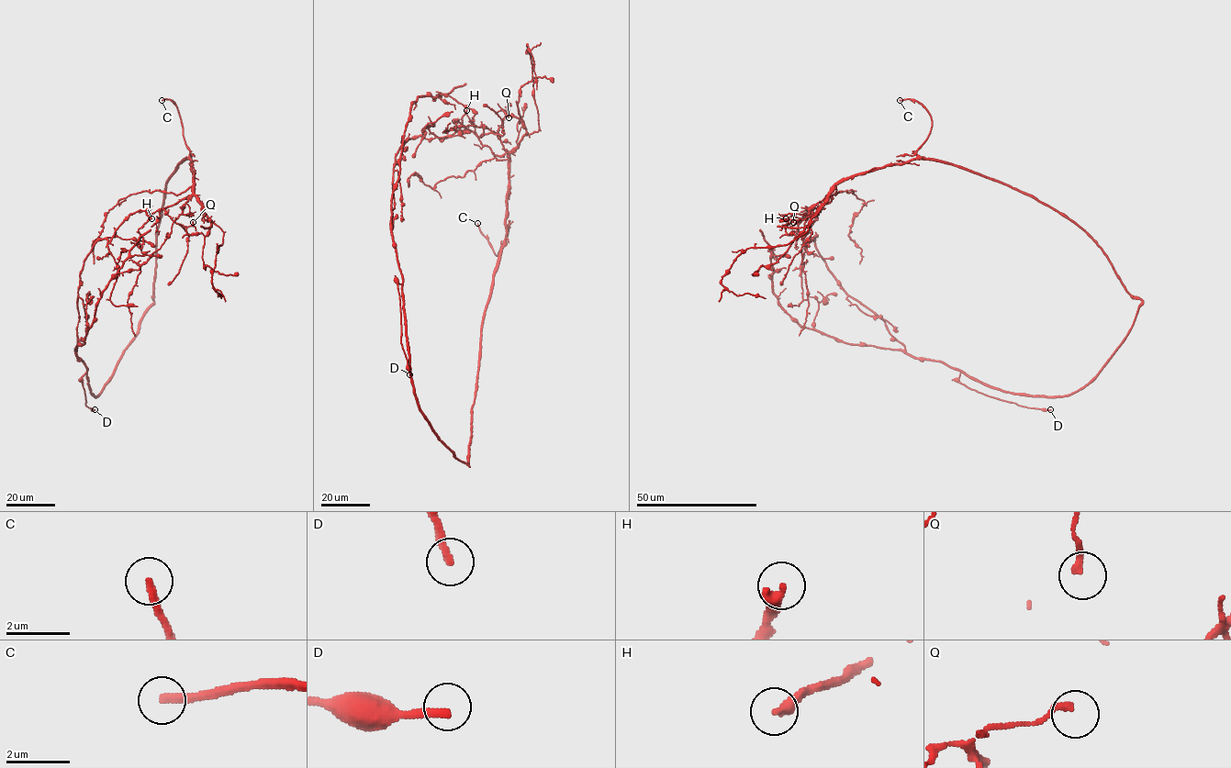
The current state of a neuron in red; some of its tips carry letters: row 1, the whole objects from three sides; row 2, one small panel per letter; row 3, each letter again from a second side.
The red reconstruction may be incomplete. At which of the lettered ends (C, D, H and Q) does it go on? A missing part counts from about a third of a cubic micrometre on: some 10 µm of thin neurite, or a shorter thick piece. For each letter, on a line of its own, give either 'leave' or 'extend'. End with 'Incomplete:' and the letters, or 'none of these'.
C: extend
D: leave
H: leave
Q: leave
Incomplete: C

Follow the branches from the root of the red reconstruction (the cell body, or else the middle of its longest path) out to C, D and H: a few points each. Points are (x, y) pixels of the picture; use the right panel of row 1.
C: (1133, 296), (1102, 249), (1064, 216), (1010, 186), (920, 157), (931, 116), (914, 100), (900, 100)
D: (1133, 296), (1141, 305), (1130, 331), (1076, 391), (1030, 395), (958, 378), (989, 395), (1050, 409)
H: (1133, 296), (1130, 331), (1087, 384), (1004, 392), (911, 356), (803, 241), (815, 216), (786, 218)

